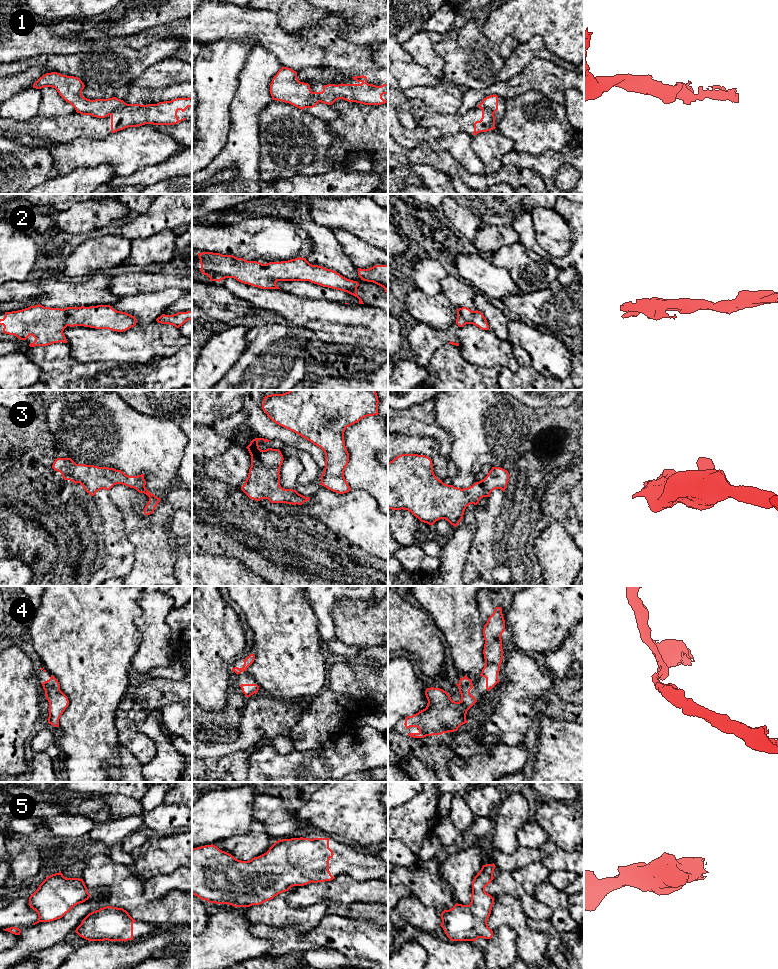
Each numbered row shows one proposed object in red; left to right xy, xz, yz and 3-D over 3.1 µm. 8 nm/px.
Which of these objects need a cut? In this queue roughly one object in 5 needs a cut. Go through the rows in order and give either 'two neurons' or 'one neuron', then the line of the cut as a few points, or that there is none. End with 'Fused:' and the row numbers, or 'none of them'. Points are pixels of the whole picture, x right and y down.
1: two neurons; cut in xy along (124, 102), (109, 114)
2: one neuron; no cut
3: one neuron; no cut
4: one neuron; no cut
5: one neuron; no cut
Fused: 1

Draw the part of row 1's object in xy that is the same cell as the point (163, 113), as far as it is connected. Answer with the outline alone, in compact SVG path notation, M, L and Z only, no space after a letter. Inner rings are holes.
M192 96L189 98L176 98L171 101L164 101L164 102L159 102L157 104L148 104L148 105L124 103L121 107L119 107L118 109L116 109L114 112L110 114L111 115L111 133L115 133L117 131L123 130L128 127L138 127L145 124L153 124L153 125L177 124L183 120L186 120L186 118L179 120L177 117L177 112L179 110L184 112L188 107L192 107Z

